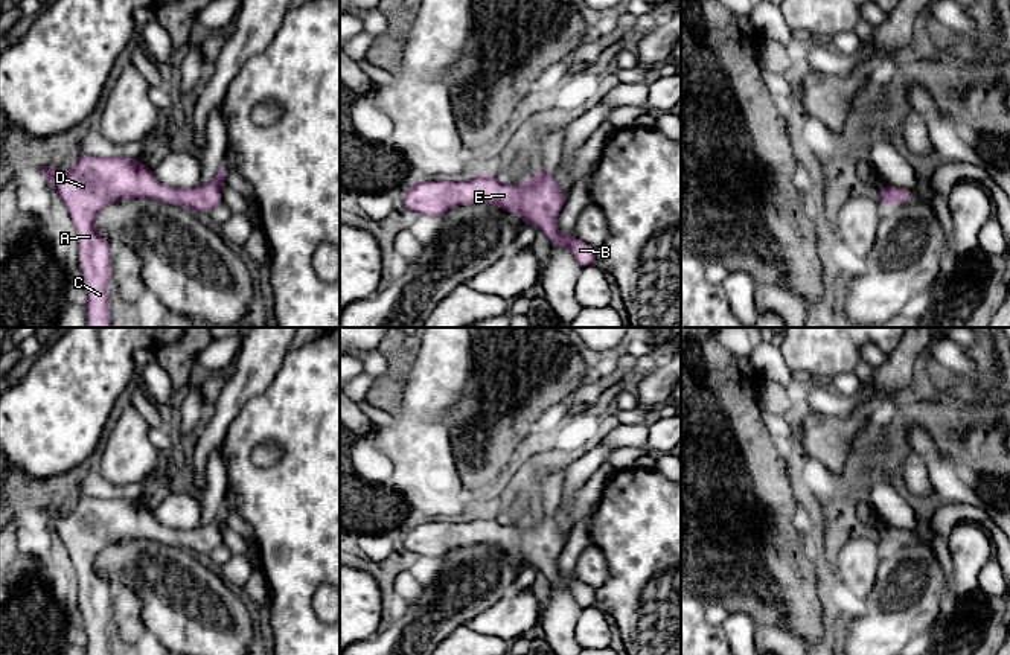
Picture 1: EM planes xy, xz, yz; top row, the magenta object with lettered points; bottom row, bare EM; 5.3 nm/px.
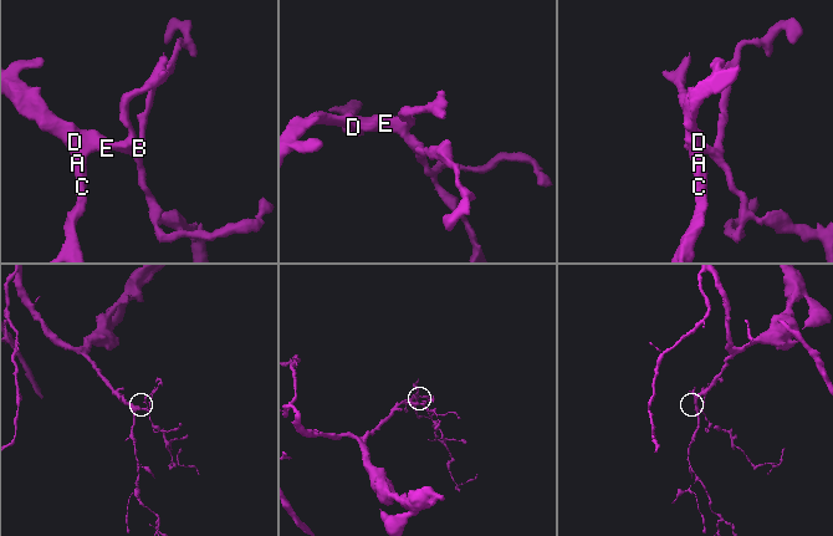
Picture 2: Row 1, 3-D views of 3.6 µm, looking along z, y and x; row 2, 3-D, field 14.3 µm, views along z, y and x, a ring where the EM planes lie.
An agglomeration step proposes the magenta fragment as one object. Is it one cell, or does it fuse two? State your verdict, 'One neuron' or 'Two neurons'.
One neuron

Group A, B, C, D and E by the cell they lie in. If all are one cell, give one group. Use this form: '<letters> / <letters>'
A B C D E

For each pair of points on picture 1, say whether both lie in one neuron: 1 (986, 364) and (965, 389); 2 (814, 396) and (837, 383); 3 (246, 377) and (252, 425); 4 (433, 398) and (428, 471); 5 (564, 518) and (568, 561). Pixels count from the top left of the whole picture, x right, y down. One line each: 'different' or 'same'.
1: same
2: different
3: different
4: same
5: different

